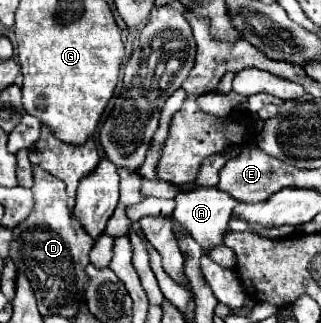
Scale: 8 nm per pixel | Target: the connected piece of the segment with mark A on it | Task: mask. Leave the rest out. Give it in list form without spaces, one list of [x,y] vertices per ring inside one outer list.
[[[216,186],[212,188],[196,188],[190,192],[178,192],[174,198],[174,218],[190,232],[190,236],[206,250],[210,246],[222,244],[222,234],[226,234],[224,228],[228,228],[228,220],[232,216],[232,206],[238,204],[240,200],[234,200],[228,192],[218,190]]]

